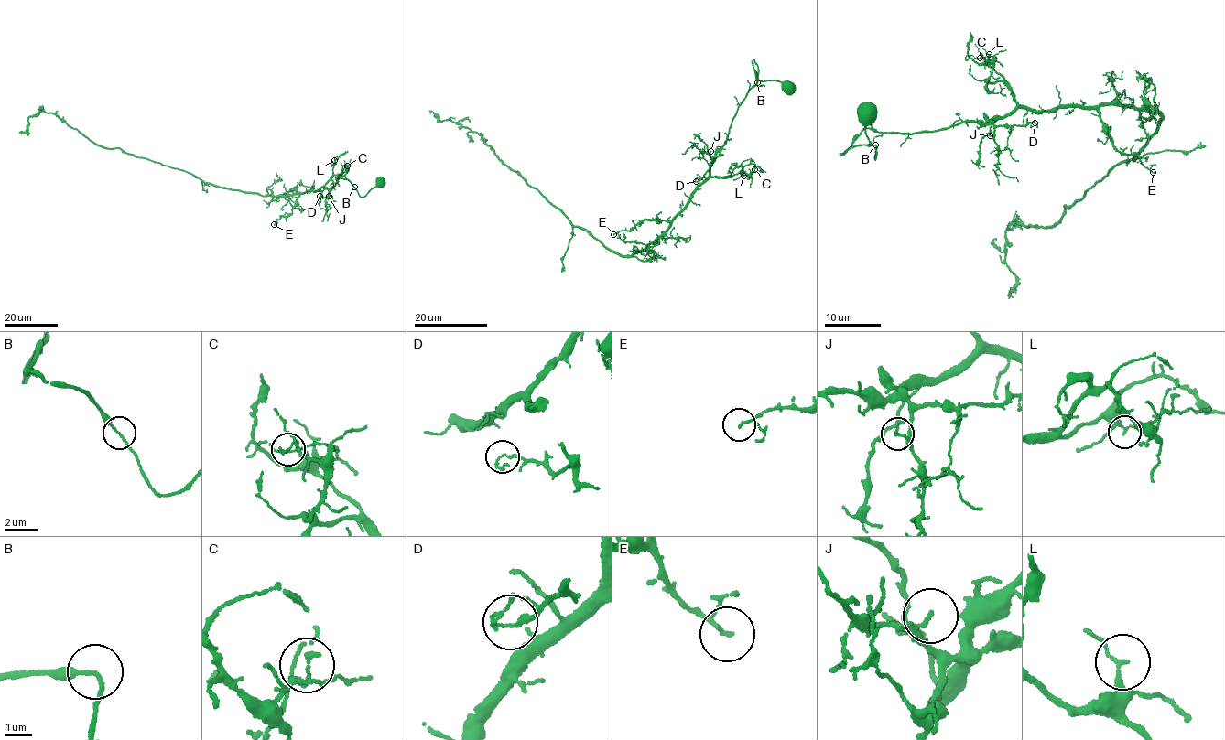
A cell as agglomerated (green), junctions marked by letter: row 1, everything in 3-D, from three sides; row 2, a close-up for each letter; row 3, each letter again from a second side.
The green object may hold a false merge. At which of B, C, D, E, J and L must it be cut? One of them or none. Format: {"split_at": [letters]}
{"split_at": []}

